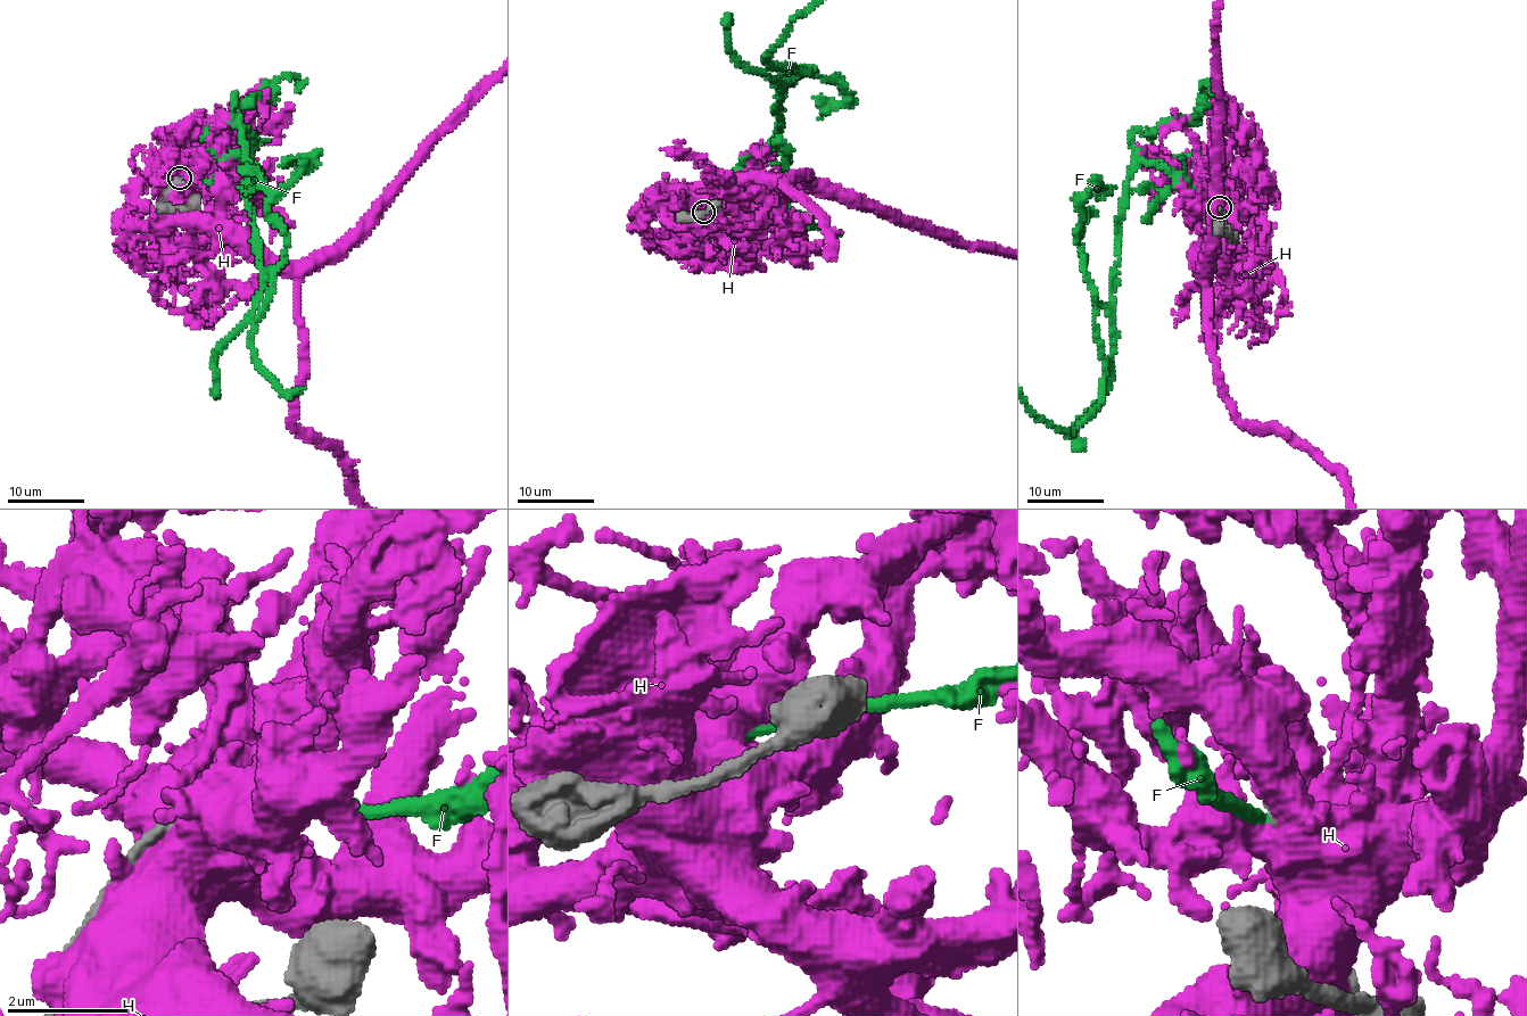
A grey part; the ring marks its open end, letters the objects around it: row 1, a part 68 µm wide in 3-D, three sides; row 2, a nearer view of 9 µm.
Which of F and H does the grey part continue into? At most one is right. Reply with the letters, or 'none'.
none

